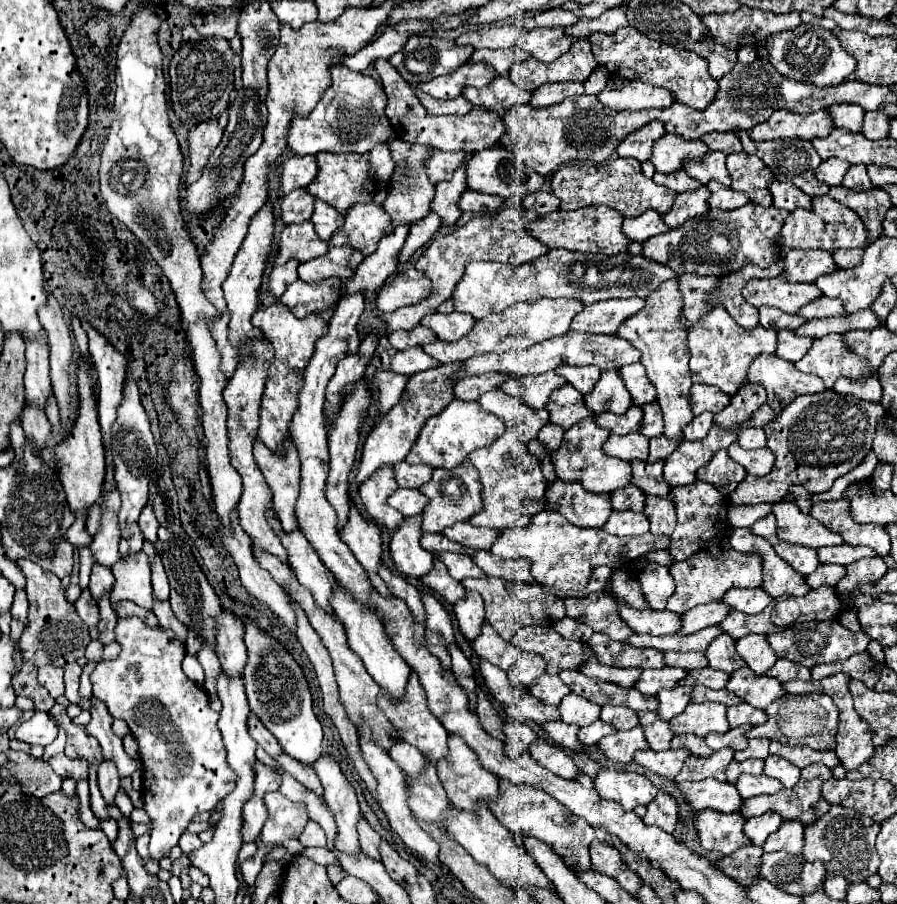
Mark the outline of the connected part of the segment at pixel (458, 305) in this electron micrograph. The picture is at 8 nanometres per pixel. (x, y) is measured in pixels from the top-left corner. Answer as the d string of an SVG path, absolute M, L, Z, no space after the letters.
M549 249L543 257L523 263L469 263L461 281L453 291L453 303L457 311L471 313L475 319L483 319L491 313L499 313L519 301L535 297L575 297L583 305L591 305L605 299L647 299L661 287L663 281L675 279L677 273L657 261L643 255L617 253L611 257L599 253L573 253L567 249Z

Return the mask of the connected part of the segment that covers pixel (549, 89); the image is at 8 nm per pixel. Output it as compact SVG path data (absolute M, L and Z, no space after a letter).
M541 85L539 89L535 89L529 105L533 107L549 107L555 103L561 103L567 97L575 97L575 95L583 95L583 85Z

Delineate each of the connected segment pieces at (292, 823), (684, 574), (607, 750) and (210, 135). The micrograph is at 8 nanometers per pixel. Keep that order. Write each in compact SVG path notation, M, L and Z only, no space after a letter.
M279 791L267 793L265 805L267 805L269 817L261 831L261 839L265 843L271 843L273 847L279 847L283 839L299 837L299 833L303 831L303 825L309 821L305 805L289 801Z
M713 541L707 549L701 549L695 553L695 557L689 557L685 561L679 561L669 567L673 579L675 579L675 593L667 601L667 609L673 613L683 615L685 611L711 603L721 601L723 595L731 587L761 587L763 583L763 569L761 569L761 557L759 555L745 555L737 553L733 549L727 549L725 545L719 545L719 541Z
M637 725L629 731L617 731L613 735L603 737L603 741L599 741L599 747L603 749L603 753L619 765L627 765L633 761L635 751L639 749L649 749L649 743L643 735L643 729Z
M209 119L209 121L201 121L199 125L191 127L189 131L189 173L187 173L187 185L195 183L201 173L203 167L209 159L209 155L213 153L213 149L219 145L223 135L223 129L219 127L217 119Z

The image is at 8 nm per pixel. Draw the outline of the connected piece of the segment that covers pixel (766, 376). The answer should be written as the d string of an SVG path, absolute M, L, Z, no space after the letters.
M777 355L755 357L747 377L747 381L763 383L767 389L767 403L775 413L781 413L799 395L813 395L825 389L819 377L799 373L791 361L783 361Z

